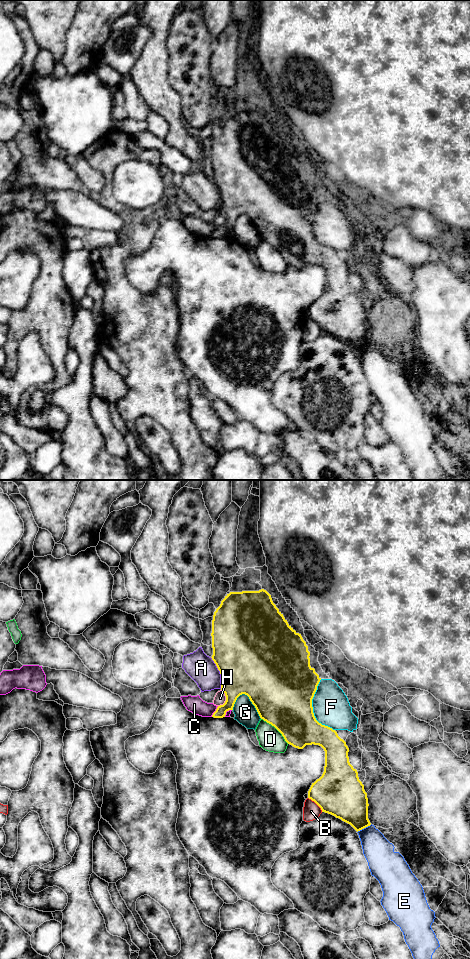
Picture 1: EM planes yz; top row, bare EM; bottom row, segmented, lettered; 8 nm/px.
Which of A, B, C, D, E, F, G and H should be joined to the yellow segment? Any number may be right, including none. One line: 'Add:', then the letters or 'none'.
Add: none

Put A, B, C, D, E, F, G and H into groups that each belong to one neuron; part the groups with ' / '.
A / B / C / D / E / F / G / H

